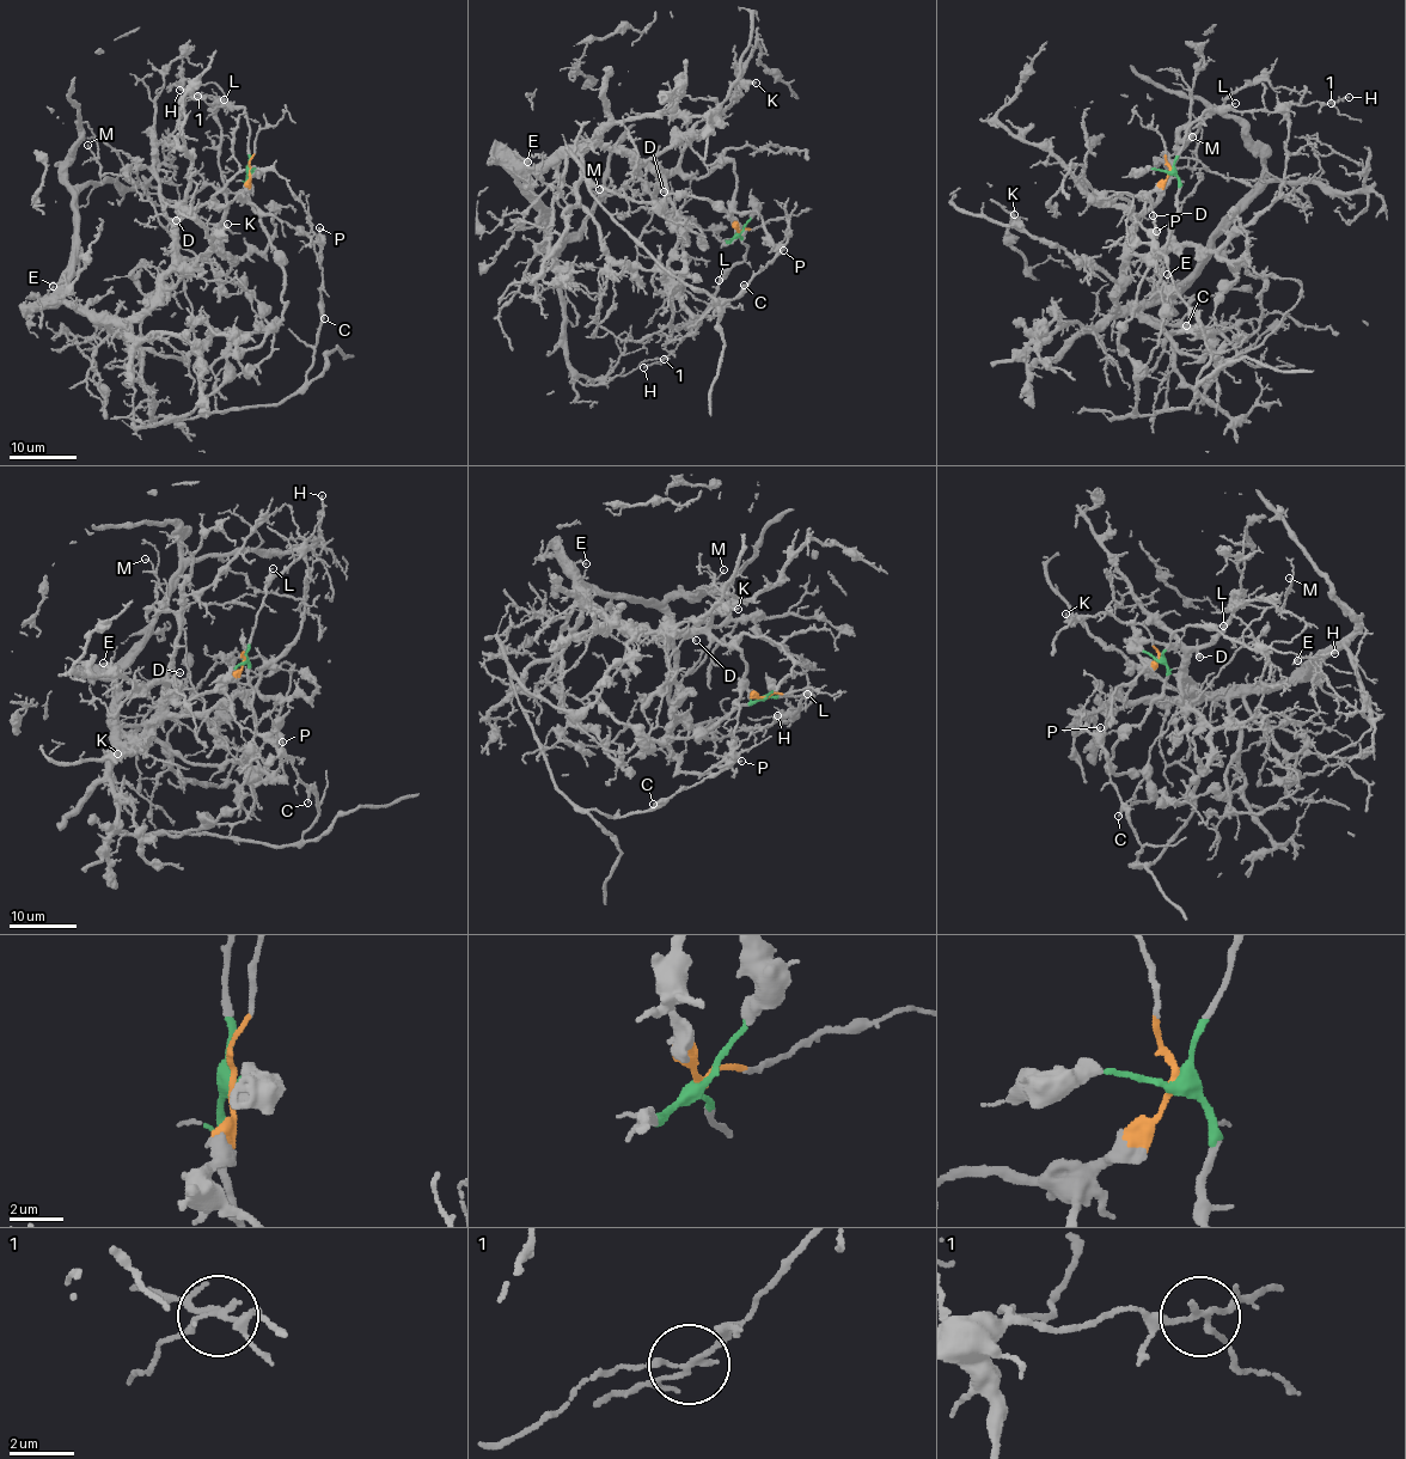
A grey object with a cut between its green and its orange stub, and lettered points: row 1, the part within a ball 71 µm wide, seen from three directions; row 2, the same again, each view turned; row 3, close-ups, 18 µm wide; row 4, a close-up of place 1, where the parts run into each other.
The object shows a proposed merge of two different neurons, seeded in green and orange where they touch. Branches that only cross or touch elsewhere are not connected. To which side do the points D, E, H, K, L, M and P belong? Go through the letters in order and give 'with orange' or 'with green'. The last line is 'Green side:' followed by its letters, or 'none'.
D: with orange
E: with orange
H: with green
K: with orange
L: with green
M: with orange
P: with green
Green side: H, L, P

